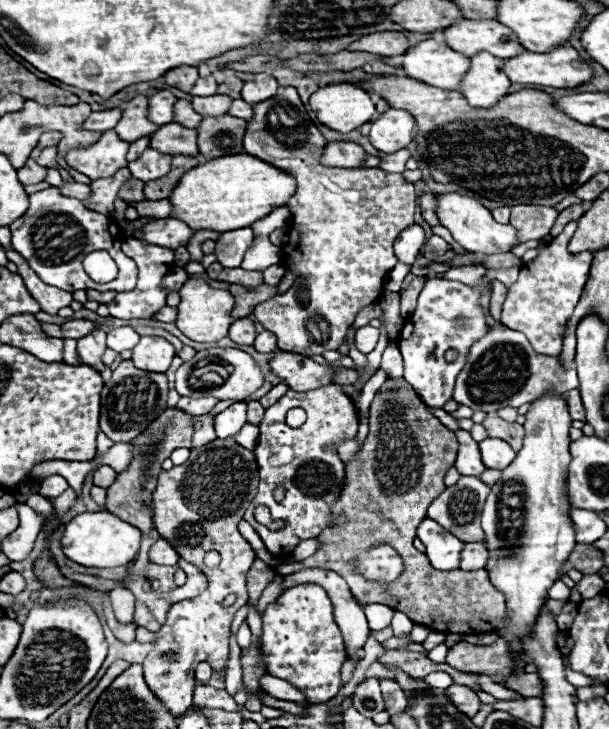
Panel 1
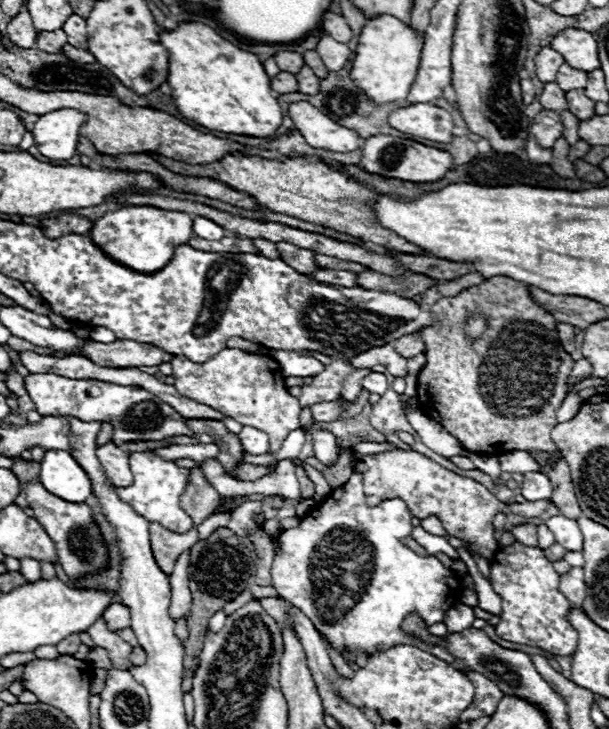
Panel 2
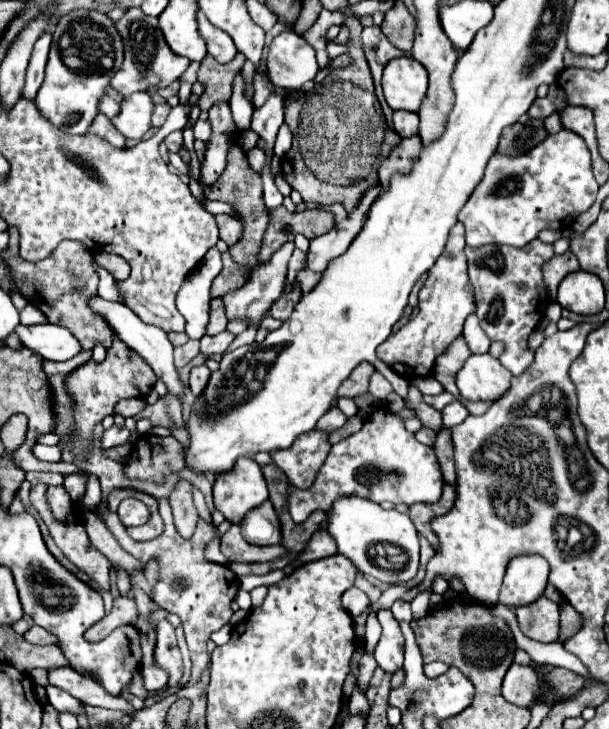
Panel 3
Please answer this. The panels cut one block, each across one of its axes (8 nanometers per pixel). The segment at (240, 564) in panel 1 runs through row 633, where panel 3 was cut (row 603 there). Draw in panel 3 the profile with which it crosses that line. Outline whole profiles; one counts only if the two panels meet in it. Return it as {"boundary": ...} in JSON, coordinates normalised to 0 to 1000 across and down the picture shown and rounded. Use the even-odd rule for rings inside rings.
{"boundary":[[[273,686],[263,689],[263,708],[269,711],[269,733],[263,733],[263,738],[253,738],[246,743],[220,743],[213,741],[207,724],[200,722],[197,711],[190,702],[181,702],[174,694],[161,702],[164,713],[174,719],[174,724],[187,733],[187,738],[197,743],[197,749],[217,760],[223,768],[230,768],[233,774],[240,774],[240,768],[256,765],[263,771],[263,796],[256,801],[256,807],[250,809],[250,823],[266,831],[273,840],[286,840],[296,850],[299,850],[299,861],[309,878],[309,889],[312,889],[312,900],[315,900],[315,927],[309,933],[305,941],[319,941],[332,922],[338,919],[345,900],[338,892],[338,881],[345,878],[345,870],[361,864],[365,859],[371,859],[381,848],[381,823],[391,812],[388,801],[388,790],[381,787],[381,782],[368,774],[355,774],[335,765],[335,752],[348,743],[348,738],[355,735],[355,724],[338,719],[335,713],[325,716],[322,730],[315,738],[299,738],[282,716],[282,702],[279,702],[279,691]]]}

